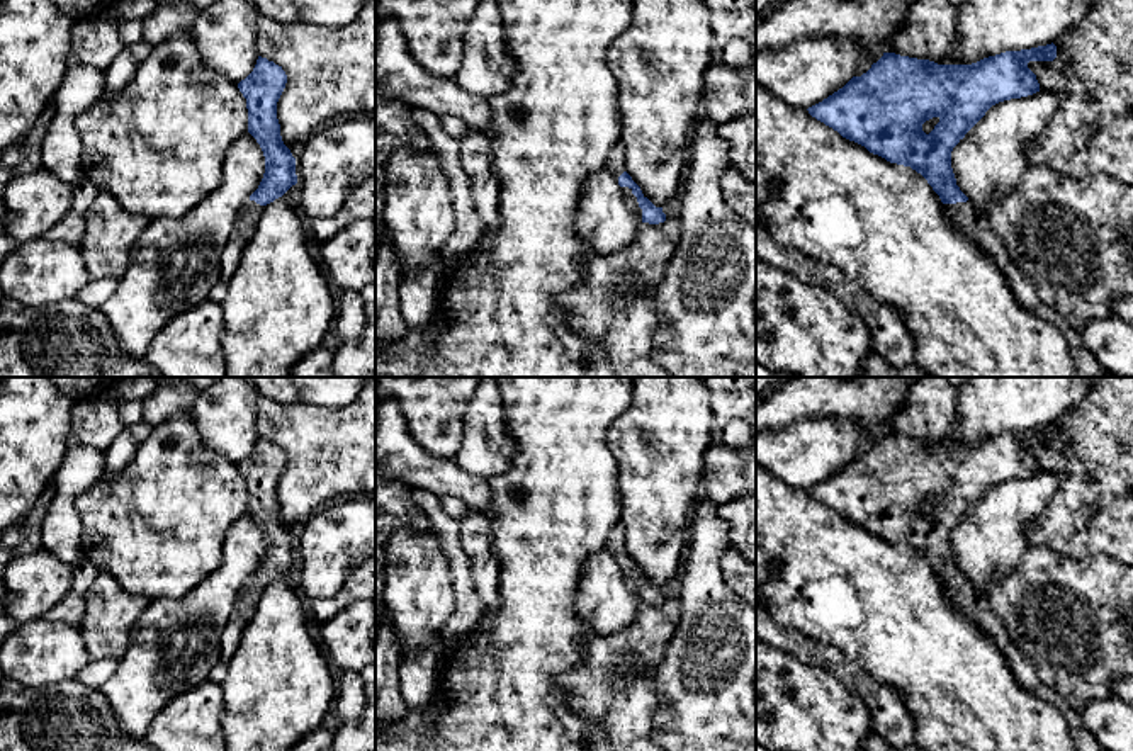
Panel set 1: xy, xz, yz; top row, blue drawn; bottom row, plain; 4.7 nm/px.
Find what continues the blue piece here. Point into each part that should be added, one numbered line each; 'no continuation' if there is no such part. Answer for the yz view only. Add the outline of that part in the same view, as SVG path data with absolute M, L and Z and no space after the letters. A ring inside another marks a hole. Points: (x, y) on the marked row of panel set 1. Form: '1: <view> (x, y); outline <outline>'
1: yz (965, 216); outline M970 200L956 204L943 204L948 219L968 238L972 238L978 248L1002 270L1017 302L1053 325L1063 333L1068 350L1080 377L1108 377L1094 355L1085 348L1082 333L1072 330L1067 321L1058 318L1051 308L1048 308L1036 294L1033 282L1028 275L1011 260L1004 243L999 240L987 214L978 211Z

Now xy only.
1: xy (248, 216); outline M250 199L240 209L233 231L223 250L221 275L224 280L231 279L231 275L236 272L238 263L241 260L241 253L243 253L245 246L251 241L263 209L265 209L265 206L260 206Z

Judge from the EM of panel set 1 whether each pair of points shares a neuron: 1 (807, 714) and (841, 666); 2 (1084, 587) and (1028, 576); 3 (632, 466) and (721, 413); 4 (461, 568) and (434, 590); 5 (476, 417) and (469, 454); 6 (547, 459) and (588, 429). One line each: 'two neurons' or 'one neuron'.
1: two neurons
2: one neuron
3: two neurons
4: two neurons
5: one neuron
6: one neuron

